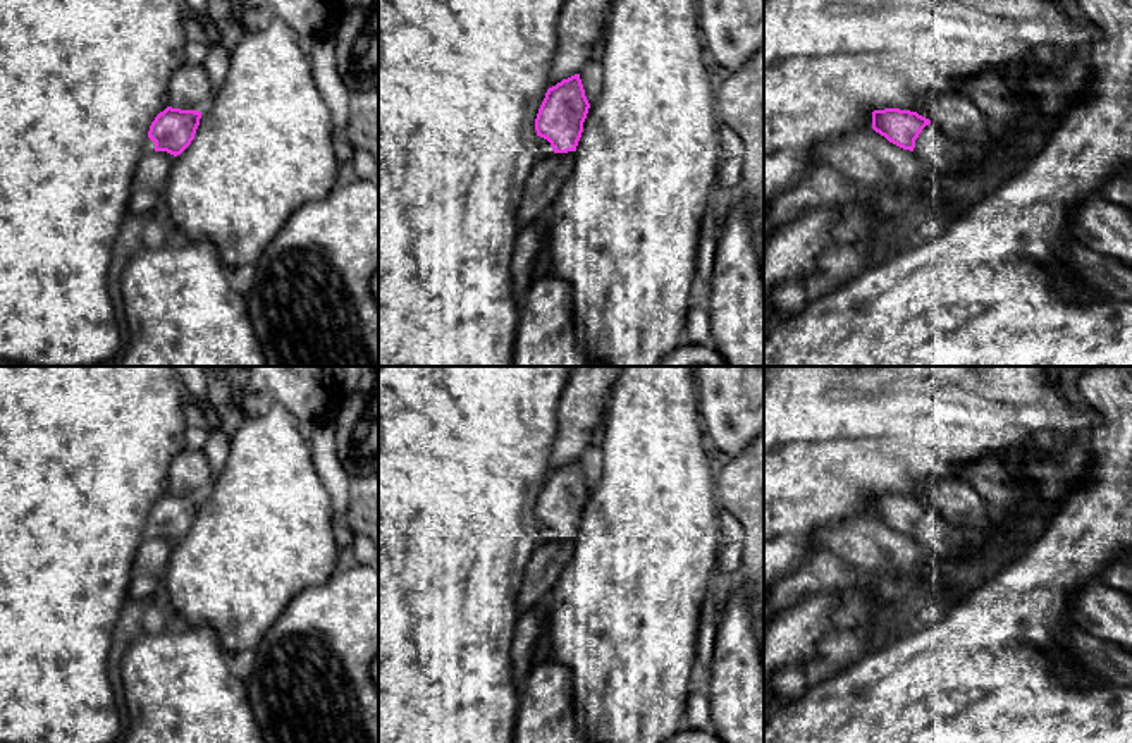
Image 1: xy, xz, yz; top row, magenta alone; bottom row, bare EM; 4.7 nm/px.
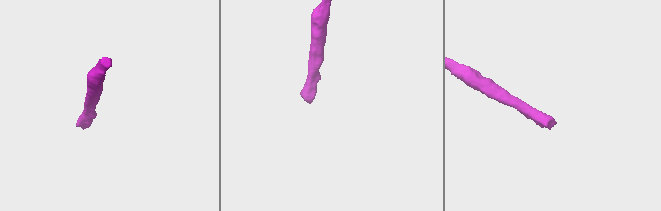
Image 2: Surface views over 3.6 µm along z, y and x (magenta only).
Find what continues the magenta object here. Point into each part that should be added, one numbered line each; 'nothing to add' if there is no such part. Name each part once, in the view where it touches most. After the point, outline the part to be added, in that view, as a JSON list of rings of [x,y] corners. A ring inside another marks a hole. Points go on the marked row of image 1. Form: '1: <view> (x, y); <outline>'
1: yz (938, 152); [[[934,124],[922,129],[915,139],[914,153],[929,167],[934,174],[948,174],[962,163],[972,163],[977,155],[950,139]]]

